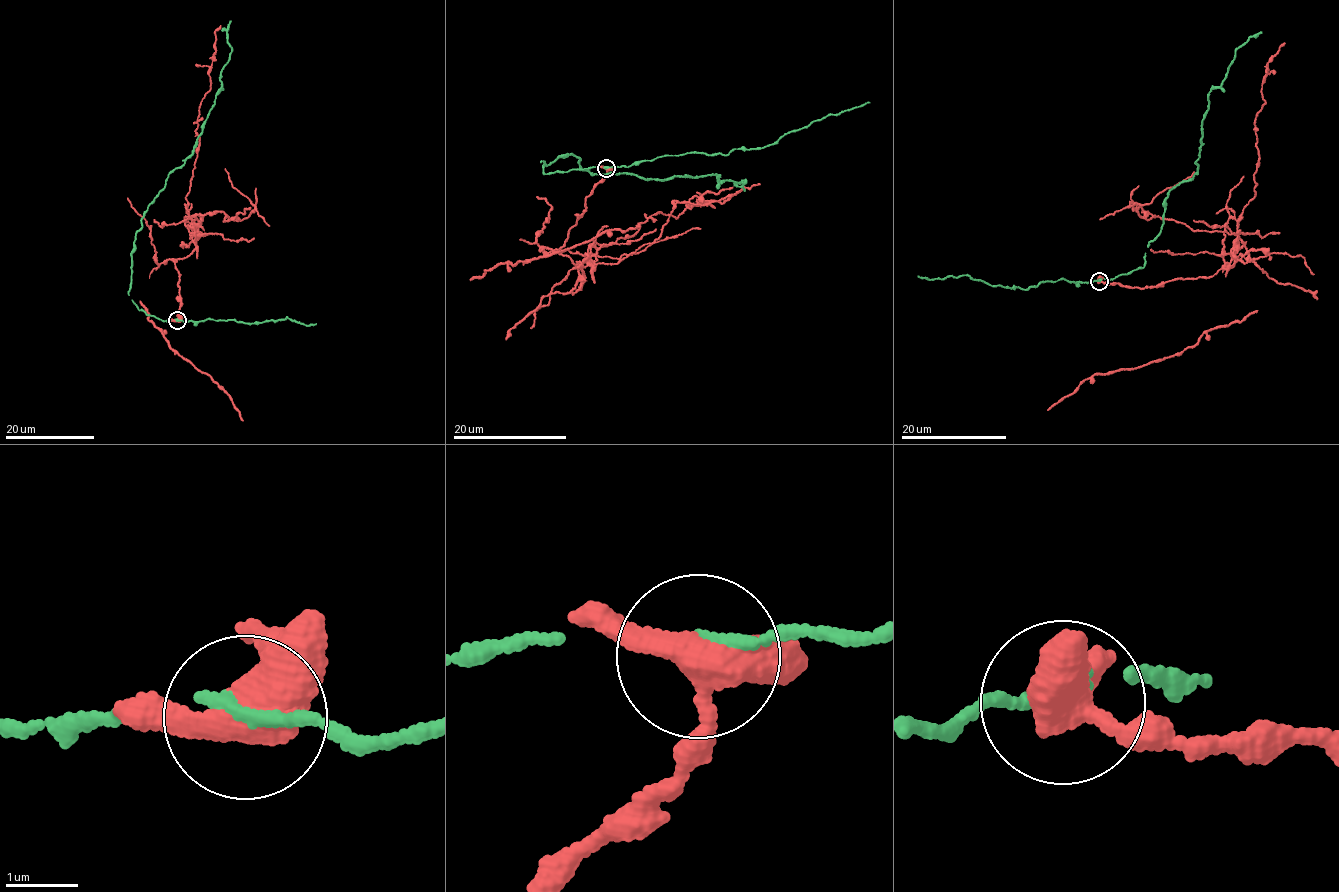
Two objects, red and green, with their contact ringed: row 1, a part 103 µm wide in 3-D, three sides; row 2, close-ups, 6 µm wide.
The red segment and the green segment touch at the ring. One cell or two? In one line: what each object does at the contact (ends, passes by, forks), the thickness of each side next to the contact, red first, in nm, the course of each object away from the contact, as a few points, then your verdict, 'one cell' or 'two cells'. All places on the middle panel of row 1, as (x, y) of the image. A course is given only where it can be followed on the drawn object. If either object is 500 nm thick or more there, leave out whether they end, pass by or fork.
red forks | green ends | 420/260 nm | red via (606, 168), (555, 250), (579, 265), (593, 243), (633, 235), (657, 212), (677, 218), (689, 204), (715, 208) | green via (606, 168), (544, 174), (542, 161), (570, 153), (594, 174), (646, 180), (712, 173), (745, 191) | two cells

